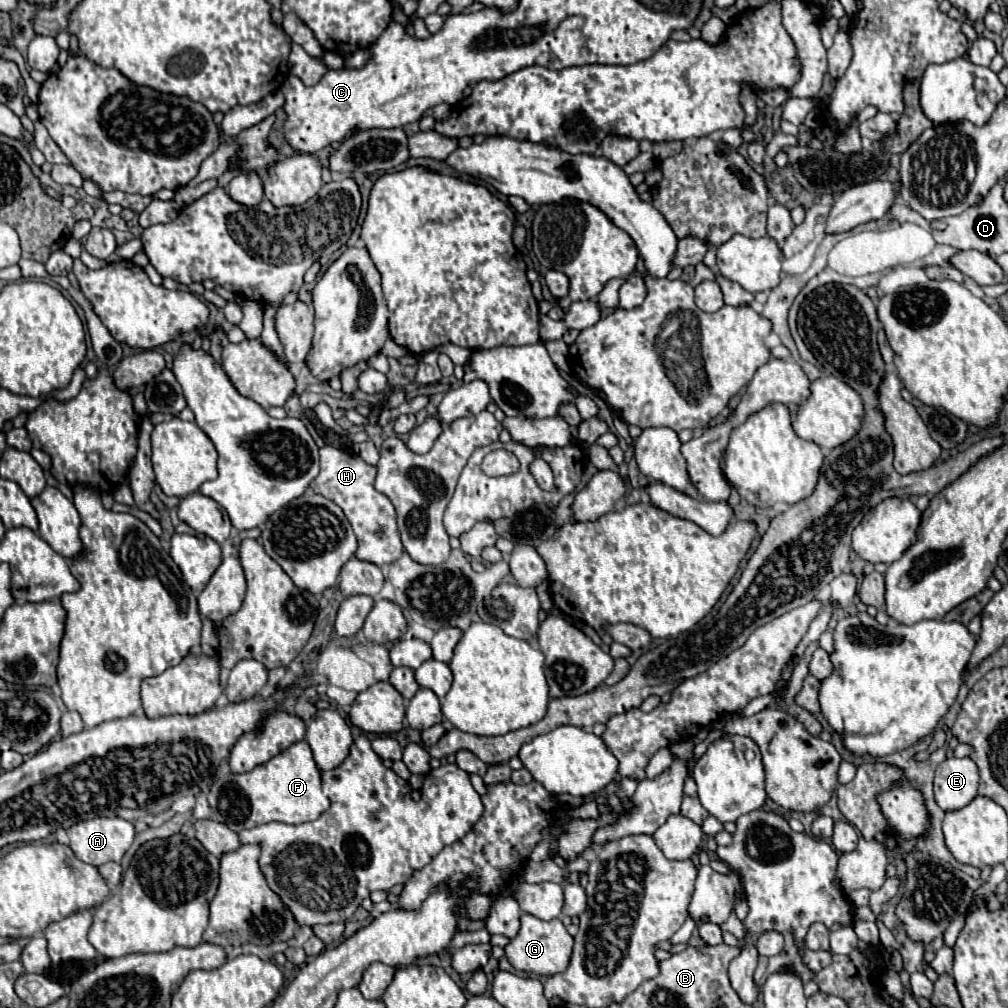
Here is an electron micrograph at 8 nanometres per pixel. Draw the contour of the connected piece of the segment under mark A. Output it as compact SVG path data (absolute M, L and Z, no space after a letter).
M94 817L68 829L70 849L94 867L108 861L120 863L134 841L134 825L122 817Z

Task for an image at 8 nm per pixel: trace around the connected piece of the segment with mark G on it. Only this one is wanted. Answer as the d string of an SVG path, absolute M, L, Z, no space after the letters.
M522 913L520 931L516 937L510 939L510 943L504 947L504 951L506 951L506 957L512 963L512 967L518 971L534 973L534 975L556 975L556 973L566 971L566 967L570 963L570 955L572 955L572 945L574 945L574 939L568 935L568 931L560 919L542 921L534 915Z

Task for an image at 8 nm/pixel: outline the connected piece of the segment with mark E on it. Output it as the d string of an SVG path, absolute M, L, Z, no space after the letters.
M948 757L936 769L934 795L944 811L966 807L978 795L978 767L970 757Z

